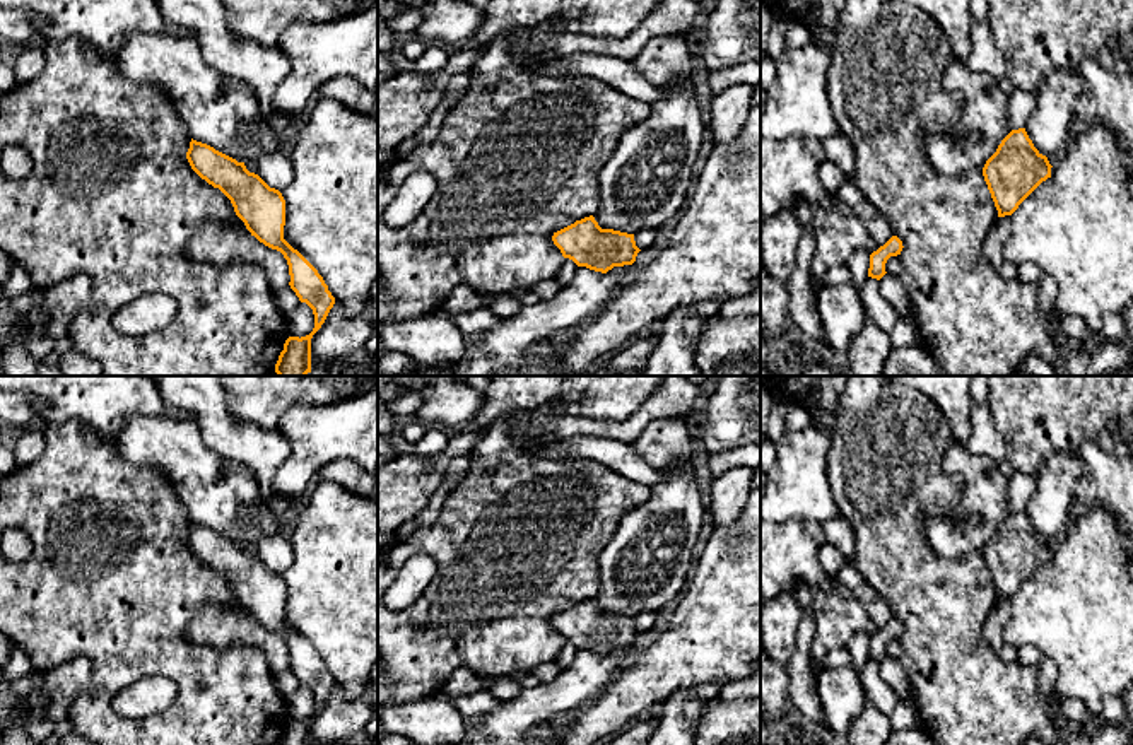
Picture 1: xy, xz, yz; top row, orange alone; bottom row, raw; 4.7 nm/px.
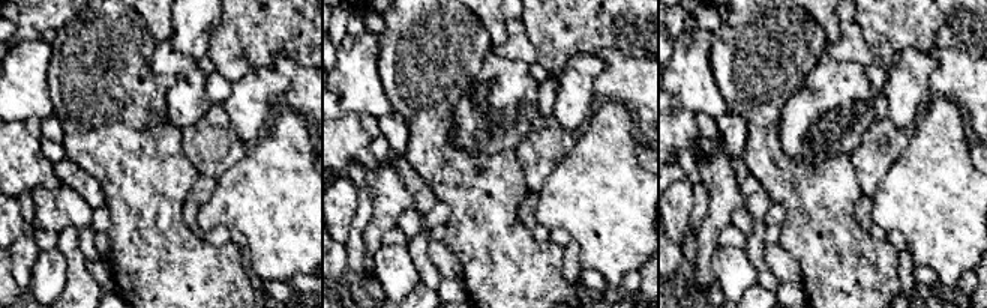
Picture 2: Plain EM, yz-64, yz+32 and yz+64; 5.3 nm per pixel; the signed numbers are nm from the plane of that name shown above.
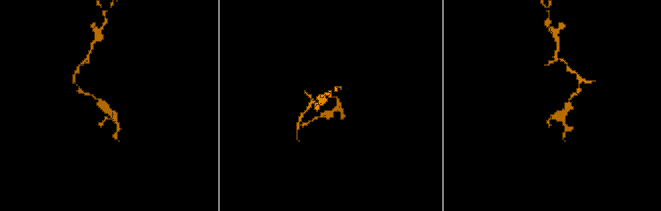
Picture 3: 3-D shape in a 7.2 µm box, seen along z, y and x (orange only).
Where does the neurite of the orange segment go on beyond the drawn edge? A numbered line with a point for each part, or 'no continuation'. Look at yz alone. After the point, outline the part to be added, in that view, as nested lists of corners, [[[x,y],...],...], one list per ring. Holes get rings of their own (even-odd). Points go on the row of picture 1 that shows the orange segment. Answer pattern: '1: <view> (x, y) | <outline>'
no continuation

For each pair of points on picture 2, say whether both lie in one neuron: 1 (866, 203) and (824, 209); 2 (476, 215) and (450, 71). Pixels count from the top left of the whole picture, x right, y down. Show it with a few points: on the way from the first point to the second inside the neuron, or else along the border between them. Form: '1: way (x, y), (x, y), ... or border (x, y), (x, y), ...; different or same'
1: border (861, 194), (855, 208), (855, 220), (867, 232); different
2: way (459, 179), (438, 158), (438, 107); same

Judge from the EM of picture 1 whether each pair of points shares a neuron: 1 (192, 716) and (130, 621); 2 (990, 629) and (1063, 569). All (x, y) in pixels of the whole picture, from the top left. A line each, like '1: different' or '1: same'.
1: same
2: different

